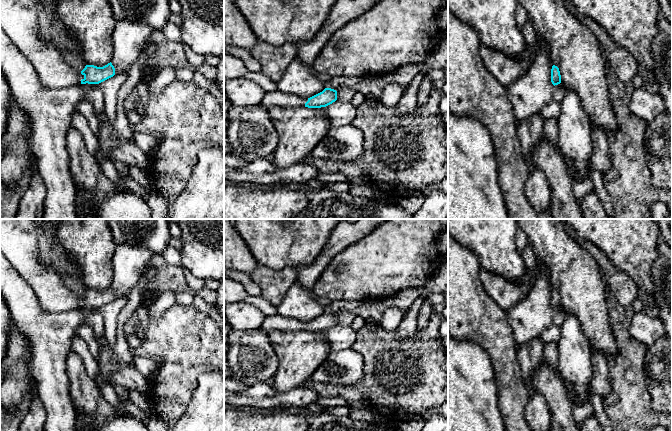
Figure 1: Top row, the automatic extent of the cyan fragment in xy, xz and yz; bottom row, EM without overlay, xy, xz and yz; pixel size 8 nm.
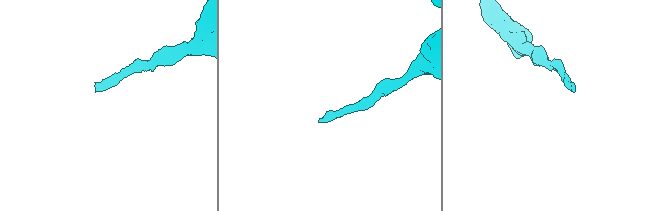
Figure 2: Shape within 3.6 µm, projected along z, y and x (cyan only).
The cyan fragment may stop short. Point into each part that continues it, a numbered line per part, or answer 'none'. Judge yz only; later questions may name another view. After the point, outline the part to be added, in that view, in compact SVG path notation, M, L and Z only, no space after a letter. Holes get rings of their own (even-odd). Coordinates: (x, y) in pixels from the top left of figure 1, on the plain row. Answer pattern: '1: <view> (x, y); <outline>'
none

